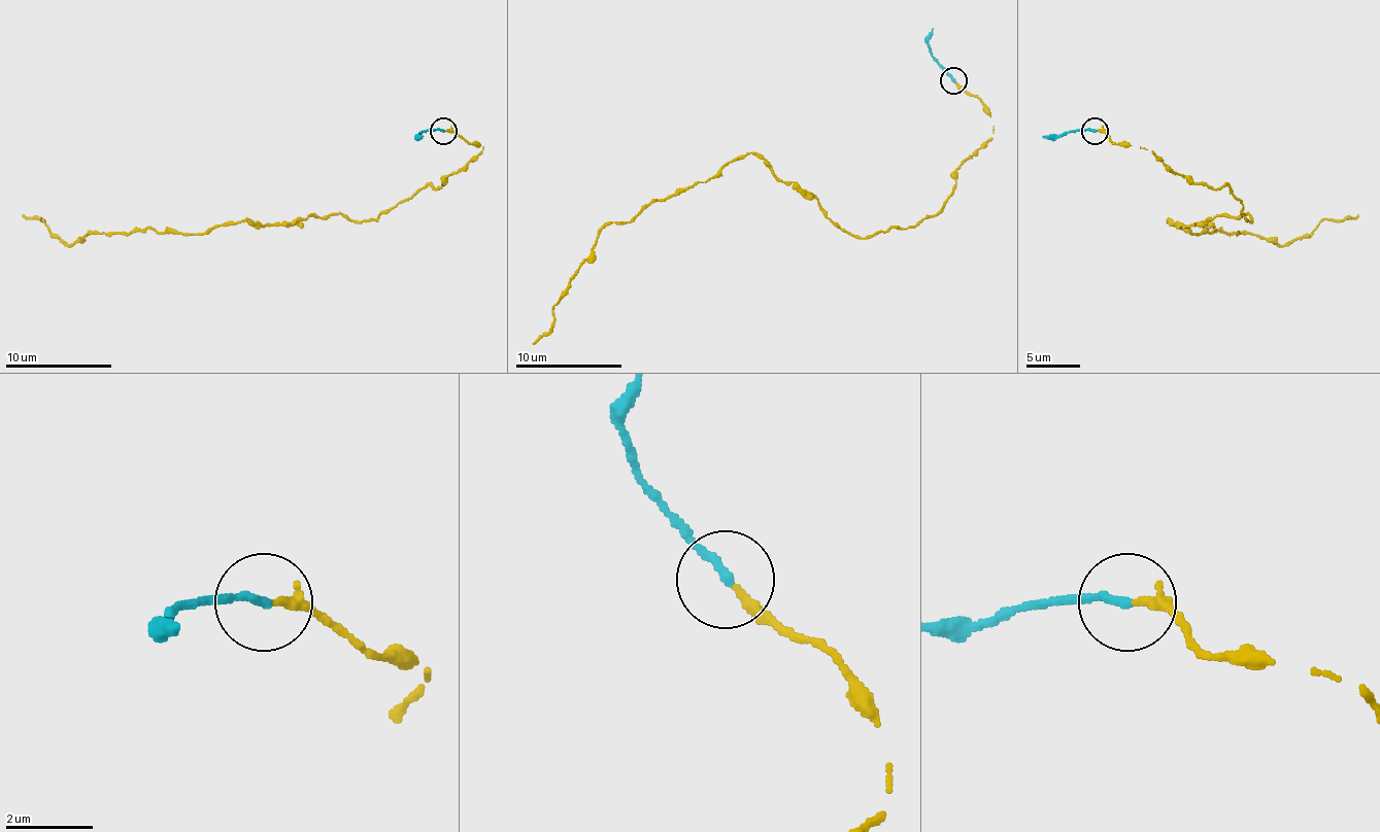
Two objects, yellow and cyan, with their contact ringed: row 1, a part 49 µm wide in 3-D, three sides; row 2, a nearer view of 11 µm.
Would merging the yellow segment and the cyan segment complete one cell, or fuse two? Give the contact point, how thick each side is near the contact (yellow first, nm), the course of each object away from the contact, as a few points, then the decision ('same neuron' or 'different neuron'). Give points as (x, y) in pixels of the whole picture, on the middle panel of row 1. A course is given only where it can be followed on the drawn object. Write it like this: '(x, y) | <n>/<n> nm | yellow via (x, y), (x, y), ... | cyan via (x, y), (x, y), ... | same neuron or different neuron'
(953, 80) | 200/190 nm | yellow via (955, 81), (982, 103), (993, 137), (936, 212), (859, 239), (758, 156), (739, 156), (608, 222), (533, 343) | cyan via (952, 81), (931, 55), (929, 33), (934, 28) | same neuron

